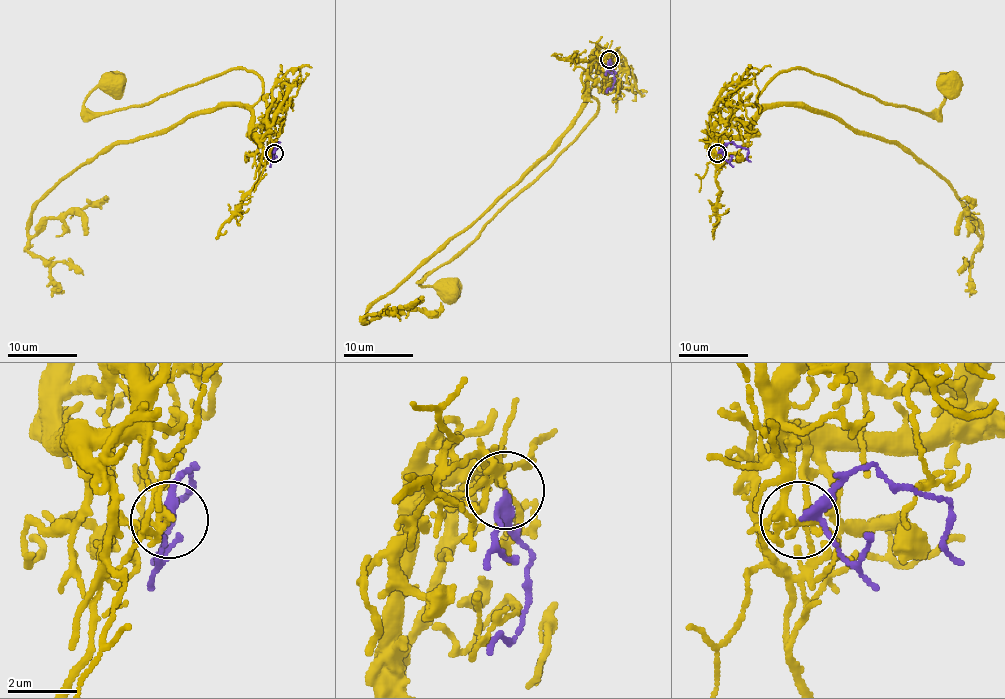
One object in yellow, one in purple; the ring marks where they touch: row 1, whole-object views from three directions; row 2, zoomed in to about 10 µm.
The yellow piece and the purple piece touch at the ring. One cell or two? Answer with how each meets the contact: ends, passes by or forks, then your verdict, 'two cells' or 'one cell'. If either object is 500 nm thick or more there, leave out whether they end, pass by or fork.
yellow forks there; purple passes by; one cell

